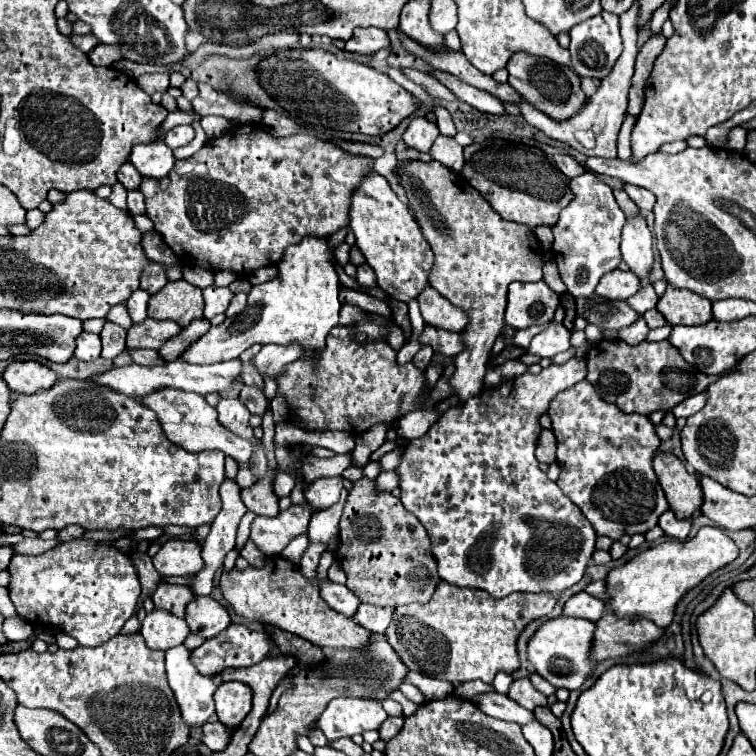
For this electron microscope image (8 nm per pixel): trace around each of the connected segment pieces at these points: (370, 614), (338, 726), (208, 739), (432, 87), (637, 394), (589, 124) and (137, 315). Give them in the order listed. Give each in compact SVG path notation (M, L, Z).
M360 604L354 620L370 632L384 634L388 624L392 622L392 614L394 614L394 608L380 608L380 606L370 606L370 604Z
M336 698L328 704L318 720L318 728L332 742L342 736L362 734L366 730L378 730L388 718L382 704L364 698Z
M206 722L202 726L202 742L210 748L210 750L222 750L224 744L230 742L230 732L226 730L226 726L222 726L220 722Z
M406 68L404 70L404 74L410 78L410 80L414 80L418 86L422 86L432 98L442 98L442 100L458 100L444 84L440 84L434 76L430 76L430 74L424 74L424 72L418 72L418 70L410 70L410 68Z
M600 340L586 354L588 382L606 402L616 404L622 412L652 414L656 410L672 410L682 400L706 392L720 376L708 376L696 366L690 366L676 346L670 342L642 342L630 346L622 340Z
M636 2L632 6L632 10L624 12L620 16L620 30L622 30L622 40L624 40L624 52L618 58L616 66L612 68L612 72L602 80L600 88L596 90L594 96L588 98L584 110L580 110L580 114L572 116L566 122L552 122L552 118L548 118L546 114L542 114L540 110L536 110L534 106L530 106L526 100L520 102L520 110L524 114L524 120L528 124L532 124L534 128L542 130L548 138L566 142L568 146L572 146L574 150L586 154L586 156L600 156L600 158L616 158L616 138L620 132L620 126L624 122L626 116L626 104L628 104L628 90L630 90L630 80L634 74L634 60L638 54L636 48L636 38L638 38L638 30L636 30Z
M138 288L138 290L128 298L126 308L128 308L128 314L130 314L130 318L132 318L132 322L134 322L134 324L138 324L138 322L144 322L144 320L146 320L148 298L150 298L150 294L148 294L146 290L140 290L140 288Z

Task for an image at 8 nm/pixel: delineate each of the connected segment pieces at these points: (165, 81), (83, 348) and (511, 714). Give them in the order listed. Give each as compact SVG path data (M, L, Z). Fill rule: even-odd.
M160 72L160 74L144 74L144 76L138 76L136 78L138 86L148 92L148 94L154 94L154 92L166 92L168 86L170 86L170 74L168 72Z
M82 332L80 338L76 340L74 356L78 360L94 360L94 358L98 358L100 356L100 336Z
M482 692L482 694L476 694L472 698L472 702L488 716L494 716L494 718L500 718L500 720L508 720L508 722L516 722L516 724L524 724L524 722L530 722L534 718L532 712L524 710L520 704L516 704L514 700L510 700L508 696L504 694L498 694L498 692Z

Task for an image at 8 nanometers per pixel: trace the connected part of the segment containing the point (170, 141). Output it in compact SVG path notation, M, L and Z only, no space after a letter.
M176 126L172 130L168 130L164 142L170 146L170 148L180 148L180 146L186 146L188 142L192 142L196 136L194 128L192 126Z

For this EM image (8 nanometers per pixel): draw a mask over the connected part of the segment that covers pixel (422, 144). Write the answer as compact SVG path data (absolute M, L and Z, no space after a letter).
M412 118L408 130L404 132L404 144L418 152L428 152L438 138L438 126L426 118Z

